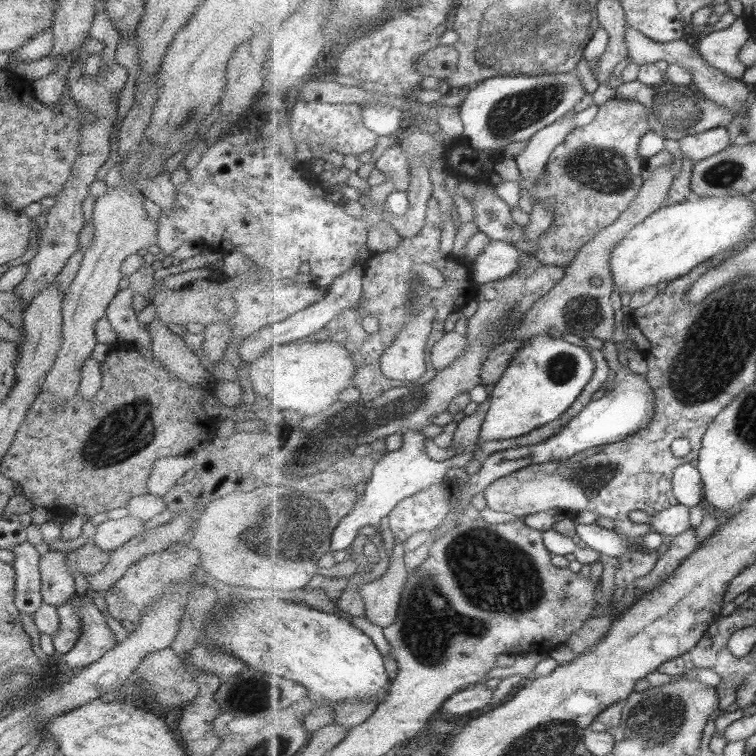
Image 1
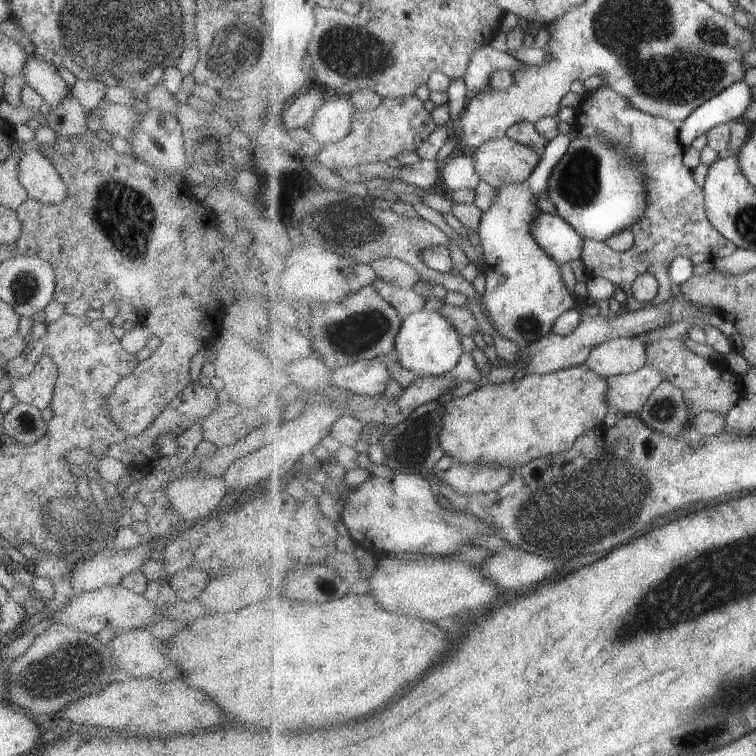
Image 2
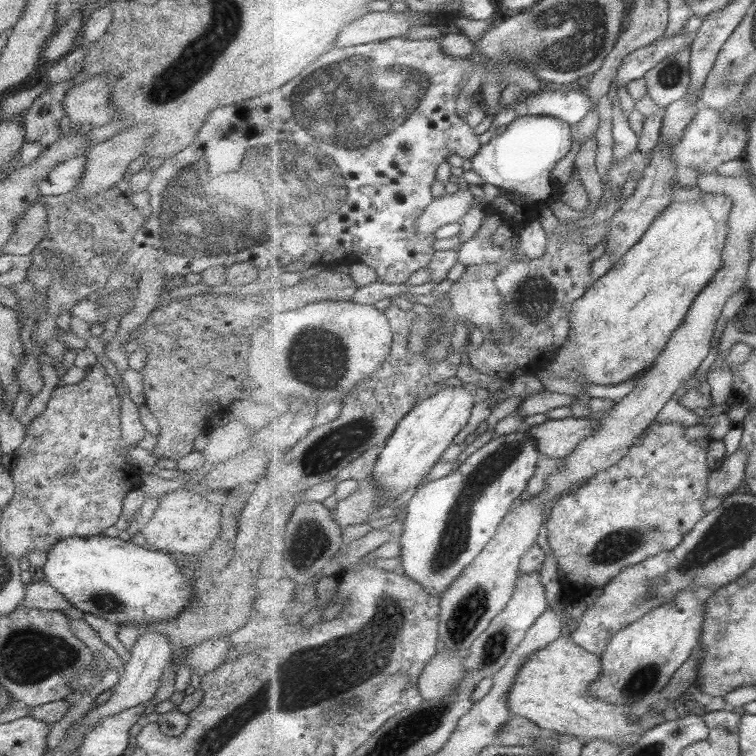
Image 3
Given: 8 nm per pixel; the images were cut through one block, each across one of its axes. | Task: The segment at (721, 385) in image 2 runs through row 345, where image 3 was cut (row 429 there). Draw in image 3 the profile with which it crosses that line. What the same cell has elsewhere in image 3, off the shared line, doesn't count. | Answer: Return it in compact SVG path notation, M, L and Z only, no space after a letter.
M677 422L670 423L653 423L645 433L645 438L641 438L629 449L627 457L619 461L616 465L611 466L598 475L591 477L587 482L575 492L571 492L562 496L553 505L550 516L546 521L548 532L548 544L553 554L557 556L557 568L559 568L559 580L565 587L568 585L569 576L585 576L586 588L590 591L593 589L603 589L612 581L624 568L633 566L643 562L646 558L657 556L657 554L665 551L673 551L677 549L684 541L687 533L690 533L699 521L707 515L703 510L703 502L709 496L709 477L712 476L713 470L709 468L709 452L708 448L702 449L696 443L696 440L687 439L685 437L685 428L687 426Z

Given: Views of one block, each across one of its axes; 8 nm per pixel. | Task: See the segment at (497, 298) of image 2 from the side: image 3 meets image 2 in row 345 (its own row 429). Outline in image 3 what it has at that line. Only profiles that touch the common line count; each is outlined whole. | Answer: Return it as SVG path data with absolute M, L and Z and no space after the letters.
M522 425L512 433L501 436L494 435L488 443L484 444L480 449L477 449L472 455L469 455L457 470L450 472L439 479L423 482L422 485L419 485L413 496L411 496L410 500L405 505L407 507L407 516L402 521L403 535L399 540L401 547L399 554L401 557L400 571L405 573L409 578L413 578L413 580L425 586L425 589L427 589L433 596L443 598L443 594L445 594L445 591L451 587L453 581L457 581L457 577L461 577L461 573L465 572L465 569L469 568L469 565L473 564L473 561L477 560L477 557L479 557L481 552L483 552L483 550L489 545L489 542L495 538L501 523L508 516L509 512L511 512L510 508L513 506L513 502L515 502L515 500L517 500L517 498L528 489L529 481L536 473L537 462L543 457L539 447L537 447L536 439L531 437L531 433L529 433L529 427L530 426Z

